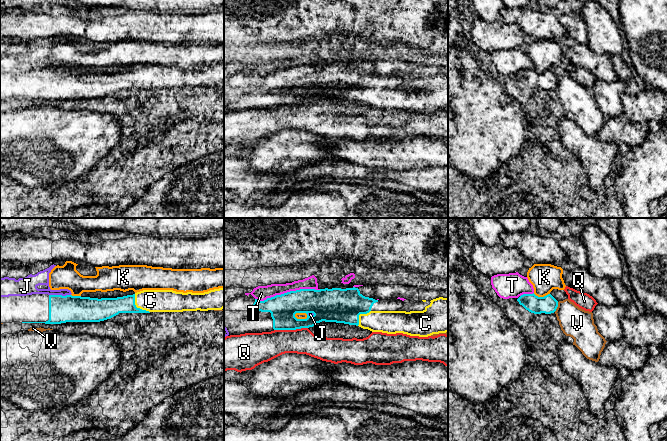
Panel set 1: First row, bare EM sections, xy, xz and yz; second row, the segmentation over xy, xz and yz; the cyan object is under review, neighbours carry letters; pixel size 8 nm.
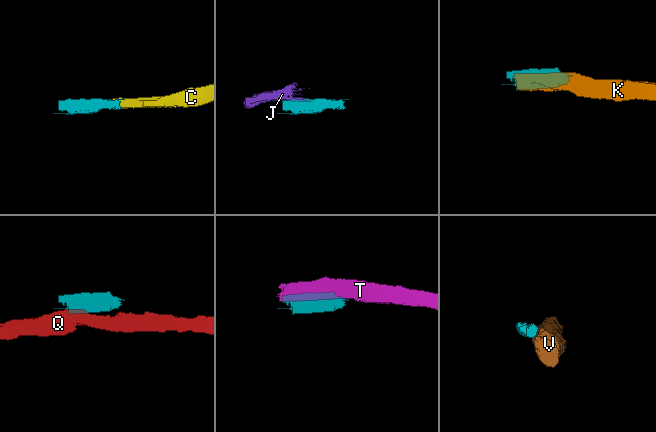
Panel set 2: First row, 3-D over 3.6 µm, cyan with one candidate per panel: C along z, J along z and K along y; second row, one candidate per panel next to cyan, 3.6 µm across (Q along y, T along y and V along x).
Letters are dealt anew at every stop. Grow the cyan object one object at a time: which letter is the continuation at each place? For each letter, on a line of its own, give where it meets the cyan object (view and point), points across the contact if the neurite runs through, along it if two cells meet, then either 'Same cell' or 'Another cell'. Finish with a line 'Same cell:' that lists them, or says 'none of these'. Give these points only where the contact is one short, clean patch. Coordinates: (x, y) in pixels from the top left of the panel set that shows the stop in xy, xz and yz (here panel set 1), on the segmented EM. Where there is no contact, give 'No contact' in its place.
C: Touches cyan at xy (136, 307). Path across: xy (105, 308), (112, 306), (136, 307), (141, 302), (150, 300). Same cell
J: Touches cyan at xy (60, 295). Boundary: xy (49, 294), (70, 295). Another cell
K: Touches cyan at xz (300, 319). Another cell
Q: Touches cyan at xz (290, 329). Boundary: xz (307, 327), (274, 330). Another cell
T: Touches cyan at xz (287, 292). Another cell
V: Touches cyan at yz (557, 306). Another cell
Same cell: C

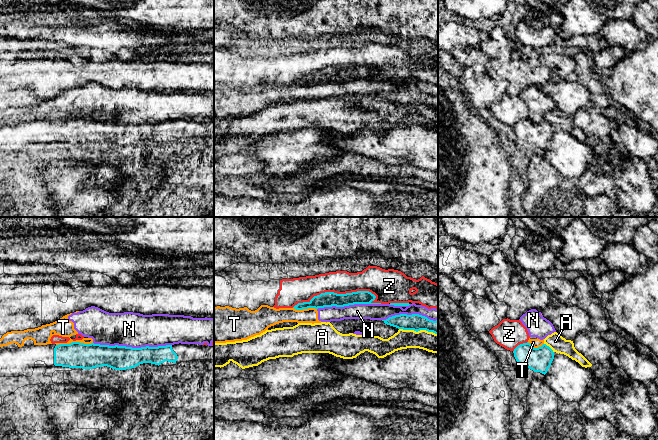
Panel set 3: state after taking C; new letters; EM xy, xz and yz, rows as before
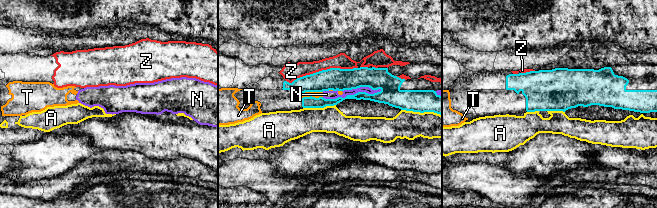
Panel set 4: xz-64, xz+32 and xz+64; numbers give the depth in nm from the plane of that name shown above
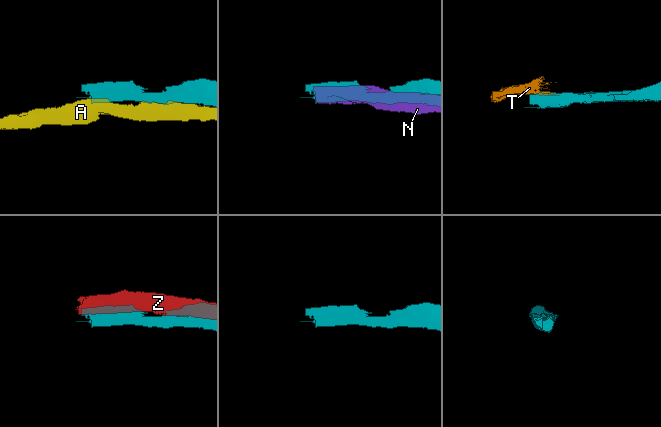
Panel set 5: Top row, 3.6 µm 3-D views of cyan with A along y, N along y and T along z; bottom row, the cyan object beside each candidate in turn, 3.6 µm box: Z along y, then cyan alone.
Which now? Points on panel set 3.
A: Touches cyan at xz (418, 330). Another cell
N: Touches cyan at xy (131, 347). Another cell
T: Touches cyan at xy (74, 342). Boundary: xy (92, 342), (70, 342), (56, 345). Another cell
Z: Touches cyan at xz (340, 294). Another cell
Same cell: none of these

